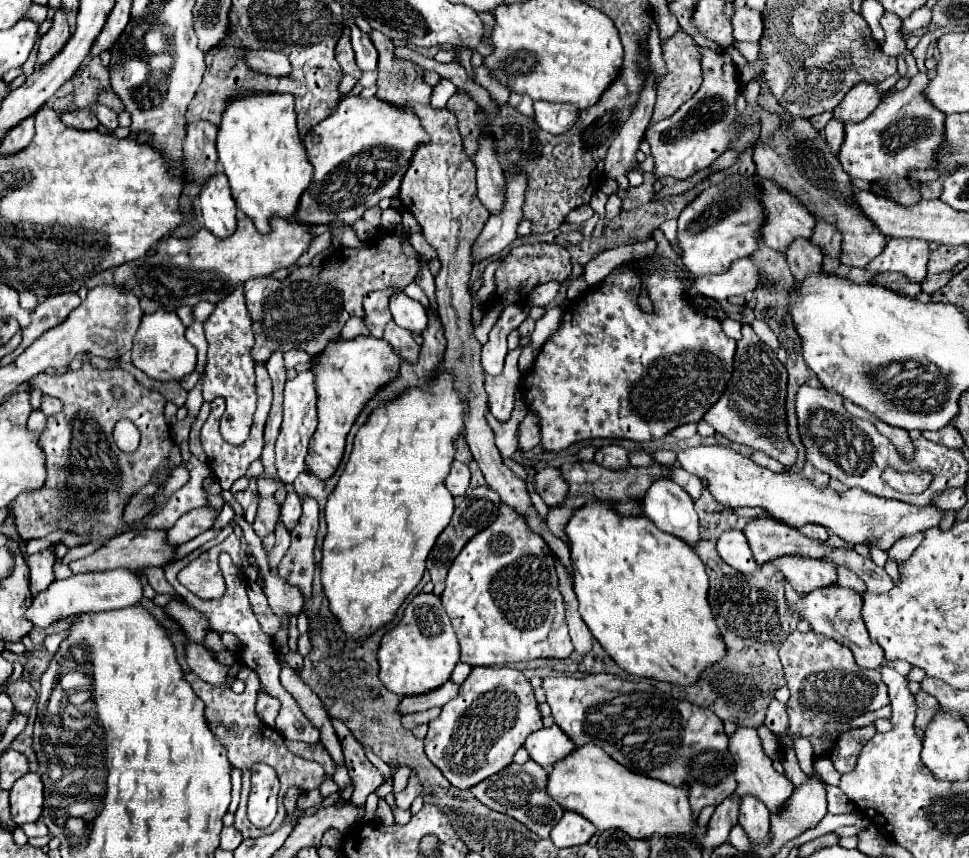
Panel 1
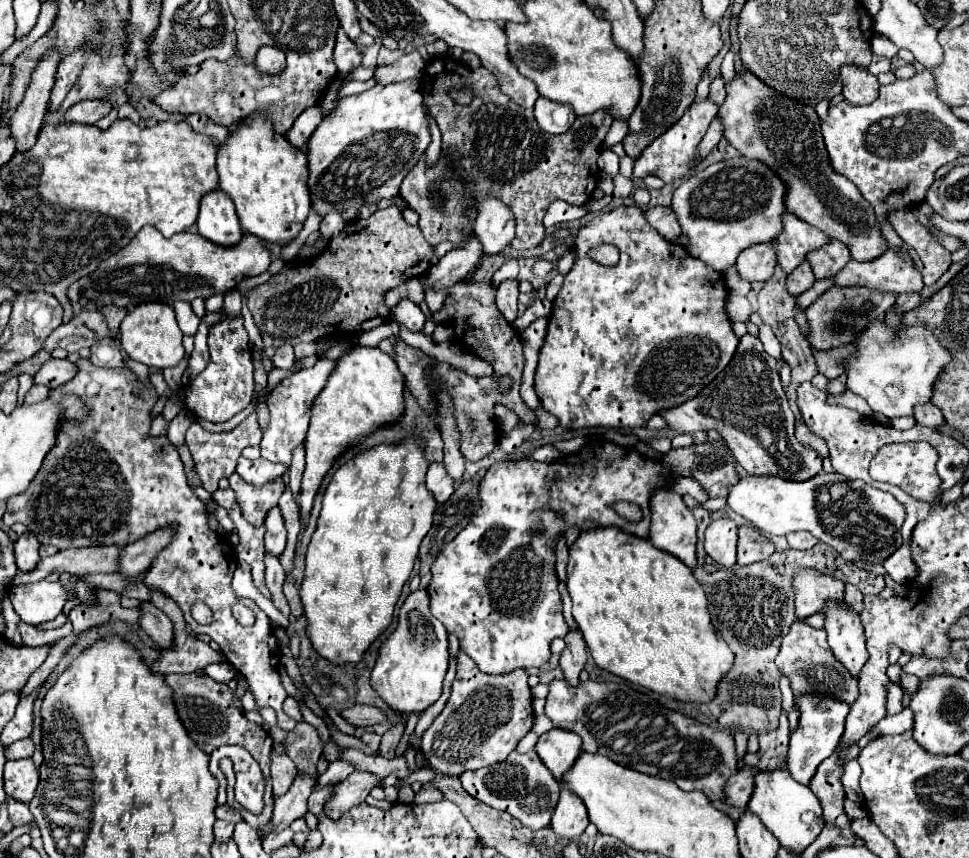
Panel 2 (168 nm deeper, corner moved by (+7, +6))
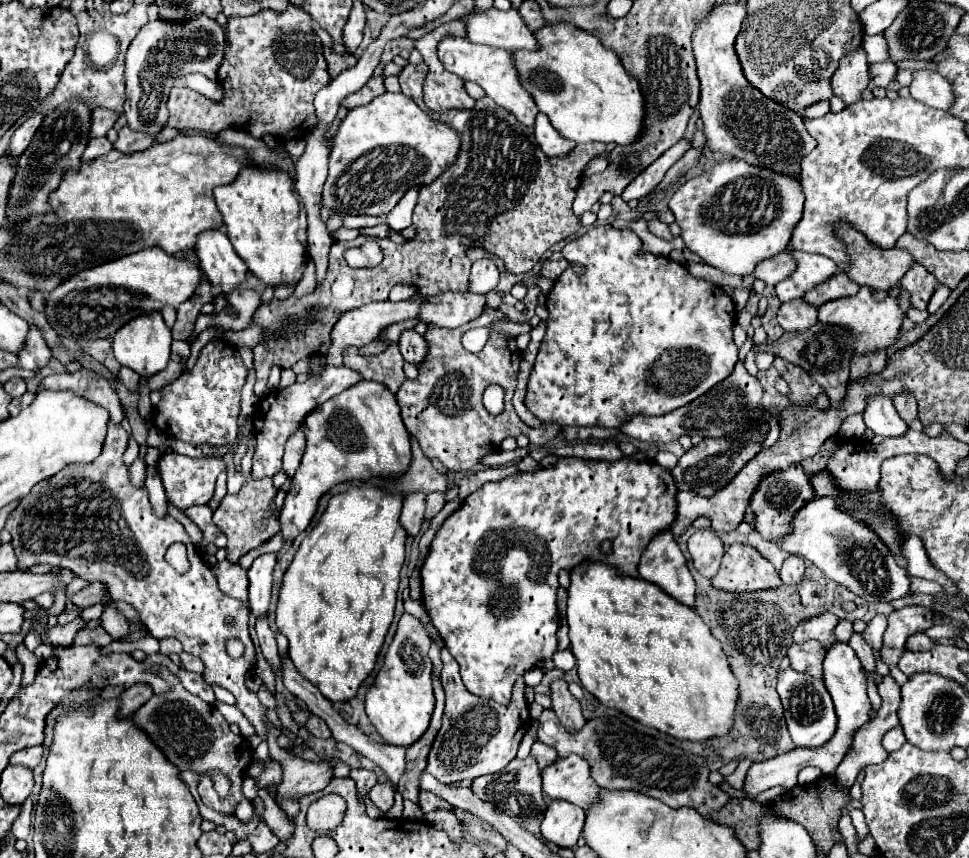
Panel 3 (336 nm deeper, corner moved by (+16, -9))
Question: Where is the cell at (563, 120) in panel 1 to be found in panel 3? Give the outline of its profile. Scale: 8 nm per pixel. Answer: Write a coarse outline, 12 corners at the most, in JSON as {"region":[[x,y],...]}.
{"region":[[536,116],[536,142],[546,156],[564,156],[576,146],[552,128],[548,116]]}

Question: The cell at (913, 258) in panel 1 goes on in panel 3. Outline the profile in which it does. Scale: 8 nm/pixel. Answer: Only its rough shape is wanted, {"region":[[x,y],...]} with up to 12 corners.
{"region":[[898,296],[828,300],[820,322],[858,336],[856,354],[888,348],[906,316]]}

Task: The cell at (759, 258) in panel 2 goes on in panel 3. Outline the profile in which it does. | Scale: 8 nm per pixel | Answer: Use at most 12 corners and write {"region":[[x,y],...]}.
{"region":[[788,252],[760,262],[752,274],[776,286],[796,268]]}

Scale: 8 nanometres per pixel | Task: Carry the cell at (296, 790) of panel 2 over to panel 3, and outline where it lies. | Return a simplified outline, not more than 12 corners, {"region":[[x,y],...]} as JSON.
{"region":[[288,754],[272,758],[284,768],[280,800],[302,800],[326,788],[330,764]]}

